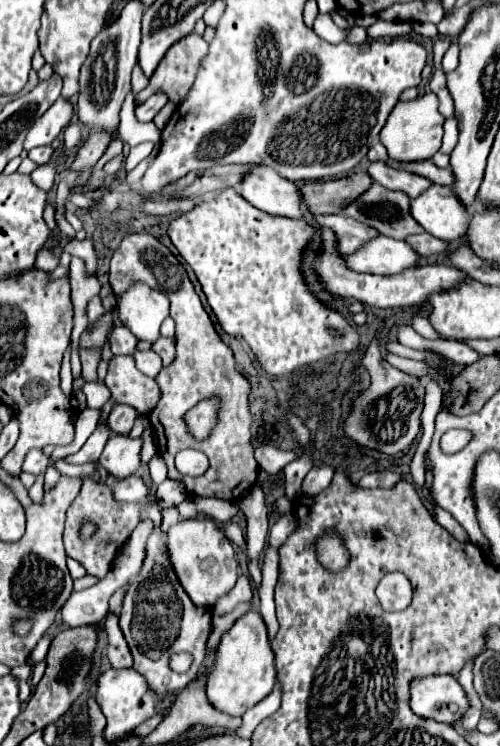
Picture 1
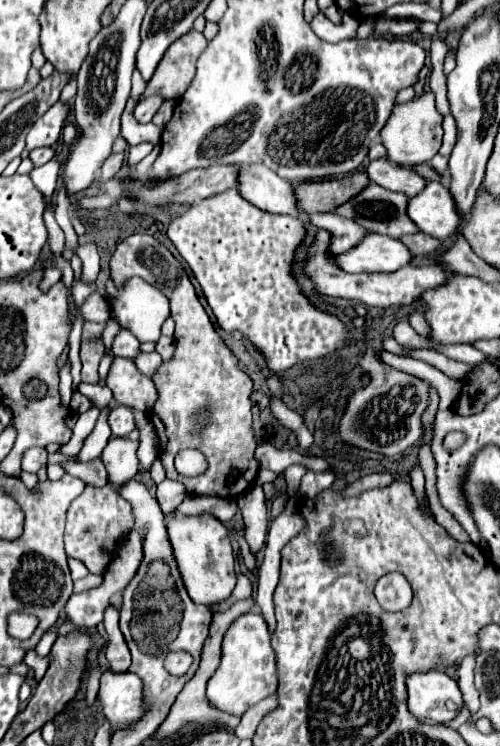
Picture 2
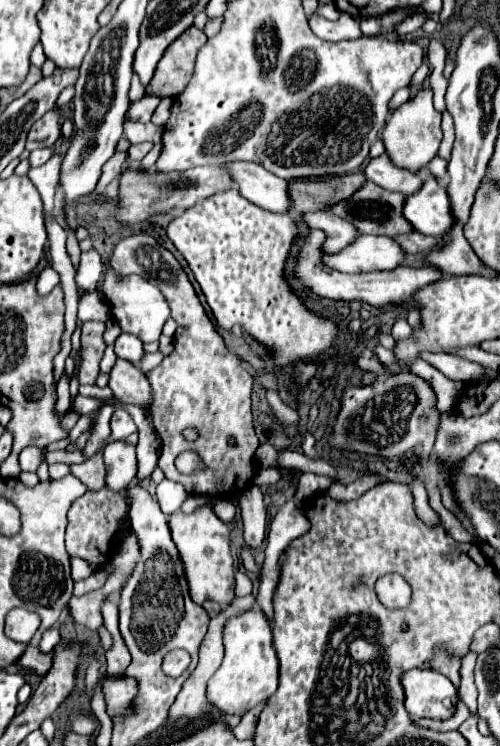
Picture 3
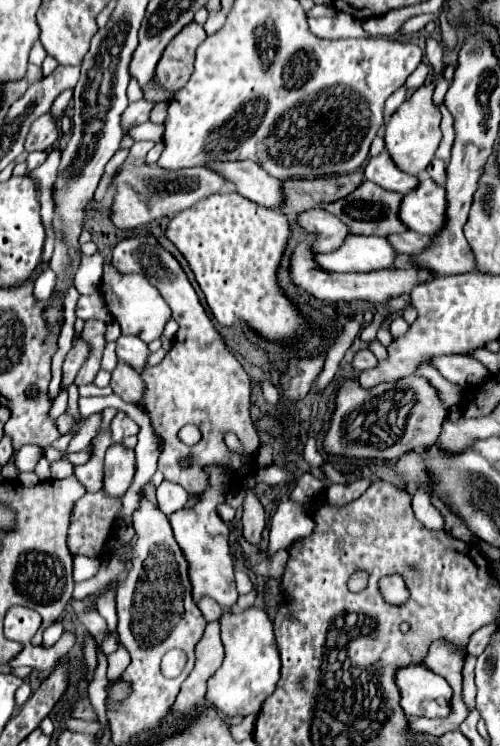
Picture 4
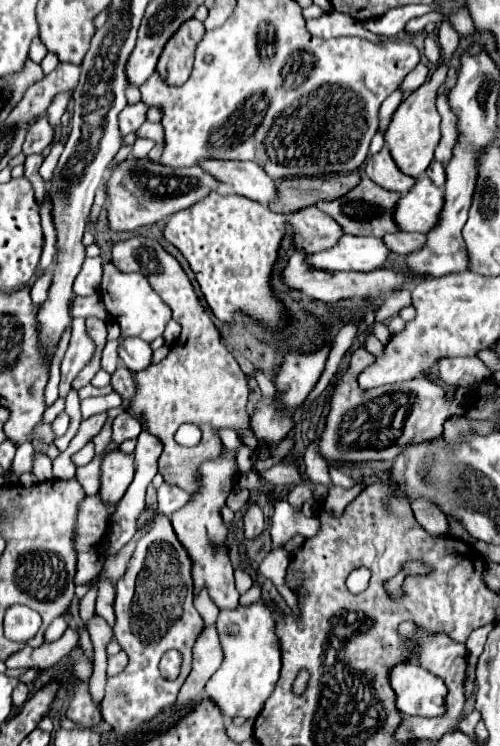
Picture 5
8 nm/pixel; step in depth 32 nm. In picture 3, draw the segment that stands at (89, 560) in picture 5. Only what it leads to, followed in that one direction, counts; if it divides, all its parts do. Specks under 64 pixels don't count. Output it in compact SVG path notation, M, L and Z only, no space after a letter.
M70 558L70 568L72 568L72 578L74 580L84 580L90 574L94 574L94 570L88 566L86 560L82 558Z

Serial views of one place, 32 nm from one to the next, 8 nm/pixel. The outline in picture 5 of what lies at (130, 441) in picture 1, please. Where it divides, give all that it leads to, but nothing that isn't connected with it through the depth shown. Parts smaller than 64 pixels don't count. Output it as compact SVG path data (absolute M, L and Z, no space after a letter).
M120 448L110 450L102 462L102 480L100 480L102 500L110 504L120 502L132 478L134 478L134 456L124 454Z

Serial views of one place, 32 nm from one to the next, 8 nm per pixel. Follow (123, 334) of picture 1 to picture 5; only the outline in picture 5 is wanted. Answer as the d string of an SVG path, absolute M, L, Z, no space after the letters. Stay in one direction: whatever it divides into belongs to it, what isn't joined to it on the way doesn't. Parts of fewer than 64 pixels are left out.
M120 338L118 340L118 356L122 358L122 362L128 368L132 368L132 372L140 372L150 366L152 350L140 338Z

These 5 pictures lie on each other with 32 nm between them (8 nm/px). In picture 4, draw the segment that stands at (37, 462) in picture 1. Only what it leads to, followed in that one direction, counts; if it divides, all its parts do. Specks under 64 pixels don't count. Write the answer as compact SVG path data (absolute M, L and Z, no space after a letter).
M24 446L20 448L20 452L16 454L16 466L20 472L32 472L36 468L36 462L42 456L42 448L38 446Z

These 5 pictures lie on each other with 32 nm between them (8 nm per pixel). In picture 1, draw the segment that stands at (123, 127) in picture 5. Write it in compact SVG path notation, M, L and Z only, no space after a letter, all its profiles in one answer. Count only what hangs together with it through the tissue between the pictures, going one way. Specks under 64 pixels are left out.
M162 92L152 94L144 104L140 104L140 106L136 108L136 118L138 118L140 122L150 122L150 120L160 112L160 108L162 108L166 102L168 102L168 96L166 96L166 94L162 94Z

